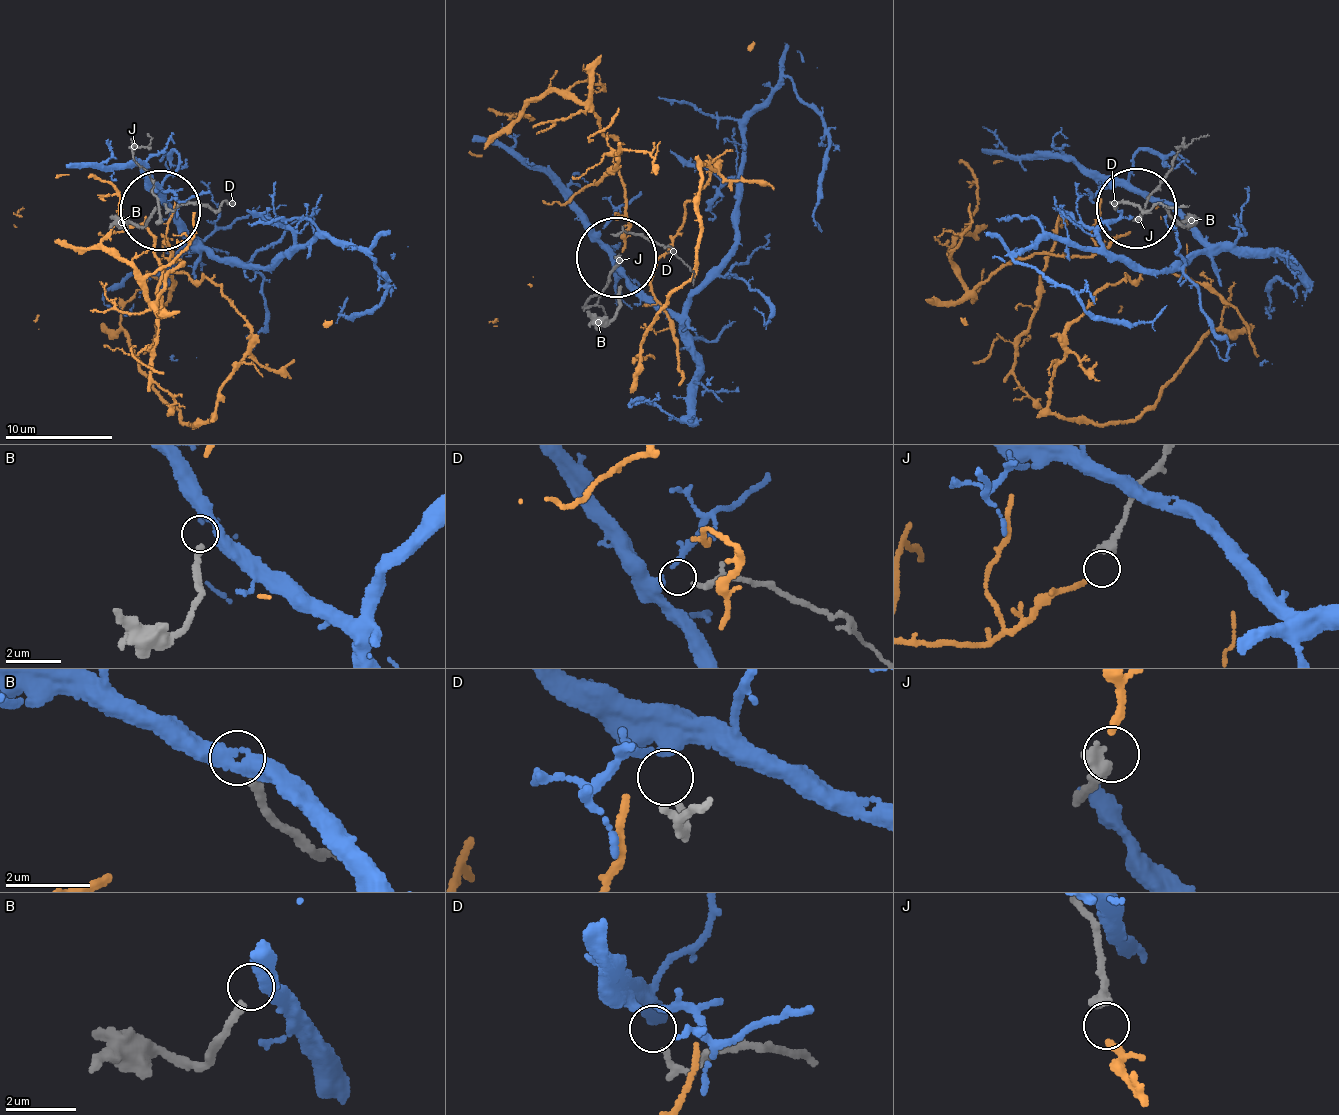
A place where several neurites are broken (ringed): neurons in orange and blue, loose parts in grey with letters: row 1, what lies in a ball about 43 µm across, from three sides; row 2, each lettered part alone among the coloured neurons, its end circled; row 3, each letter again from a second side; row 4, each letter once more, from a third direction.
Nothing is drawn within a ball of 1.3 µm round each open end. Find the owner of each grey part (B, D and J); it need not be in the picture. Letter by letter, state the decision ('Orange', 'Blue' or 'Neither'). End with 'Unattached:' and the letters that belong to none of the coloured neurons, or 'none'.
B: Neither
D: Blue
J: Orange
Unattached: B

